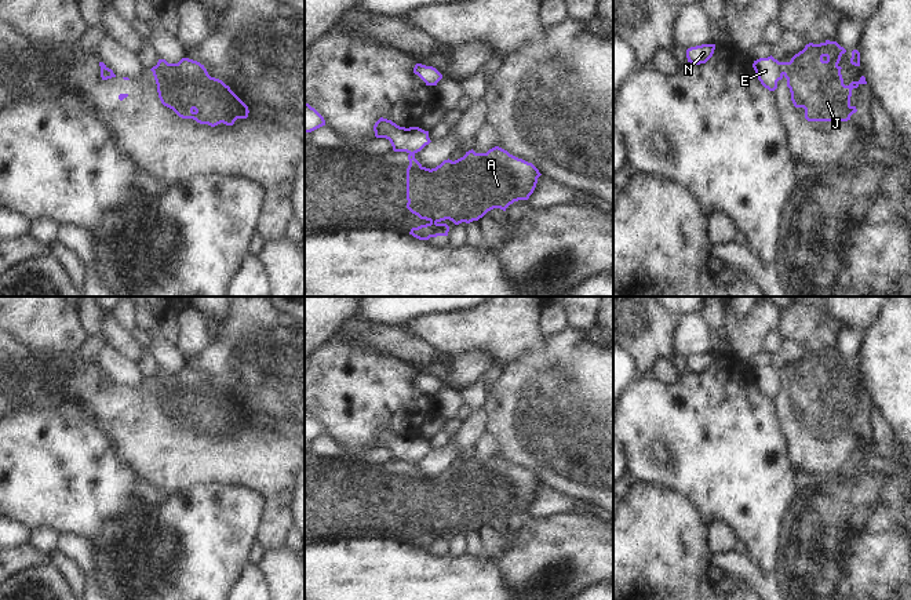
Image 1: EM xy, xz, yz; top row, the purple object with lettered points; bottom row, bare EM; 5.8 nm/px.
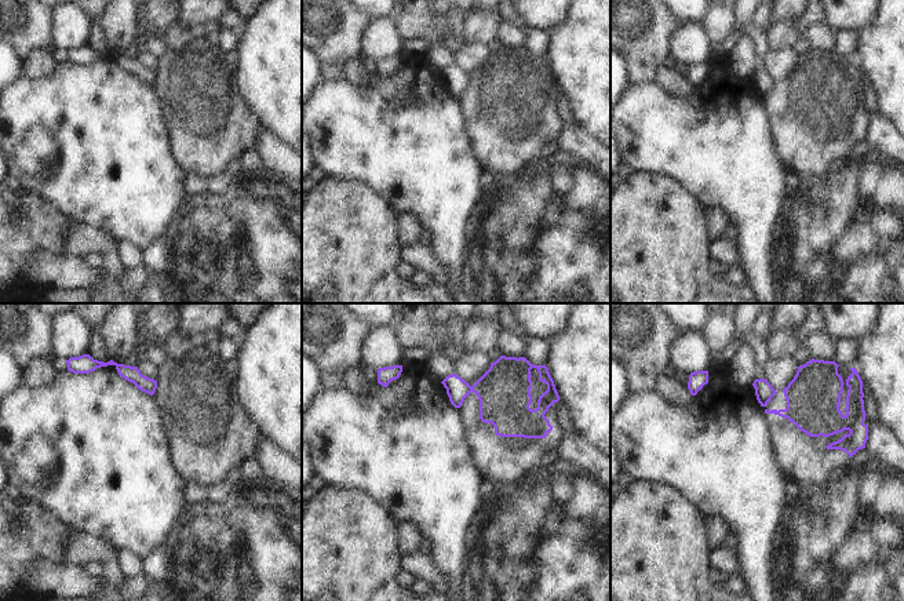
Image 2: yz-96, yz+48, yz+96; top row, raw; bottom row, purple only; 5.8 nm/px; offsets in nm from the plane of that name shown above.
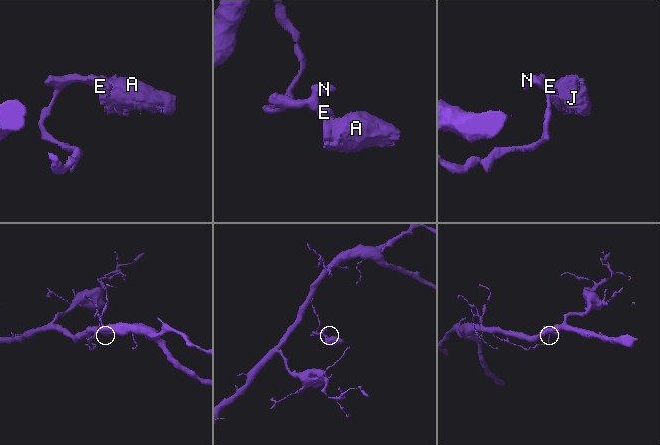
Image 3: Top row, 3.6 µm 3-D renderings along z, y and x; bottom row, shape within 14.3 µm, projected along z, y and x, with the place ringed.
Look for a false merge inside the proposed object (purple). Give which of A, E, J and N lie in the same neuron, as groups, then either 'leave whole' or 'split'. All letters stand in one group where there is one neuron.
A J / E N; split

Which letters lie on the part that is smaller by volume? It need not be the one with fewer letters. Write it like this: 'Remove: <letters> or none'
Remove: A, J

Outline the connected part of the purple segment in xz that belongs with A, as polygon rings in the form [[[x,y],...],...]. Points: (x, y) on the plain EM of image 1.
[[[495,455],[487,462],[475,462],[473,458],[455,470],[444,469],[436,477],[423,476],[415,463],[408,463],[409,474],[407,477],[407,517],[426,528],[426,534],[412,537],[409,543],[419,549],[430,546],[448,545],[449,535],[445,528],[455,534],[478,530],[493,517],[506,517],[518,509],[528,509],[533,502],[539,479],[522,468],[510,463],[507,459]]]

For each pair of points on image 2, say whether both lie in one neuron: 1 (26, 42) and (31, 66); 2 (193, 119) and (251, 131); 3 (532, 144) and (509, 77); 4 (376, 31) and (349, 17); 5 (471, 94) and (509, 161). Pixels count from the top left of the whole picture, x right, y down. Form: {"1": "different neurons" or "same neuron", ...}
{"1": "different neurons", "2": "same neuron", "3": "same neuron", "4": "different neurons", "5": "same neuron"}

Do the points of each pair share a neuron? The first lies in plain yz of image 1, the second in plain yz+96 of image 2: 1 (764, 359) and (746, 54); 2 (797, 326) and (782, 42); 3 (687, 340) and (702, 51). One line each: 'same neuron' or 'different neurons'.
1: same neuron
2: same neuron
3: same neuron

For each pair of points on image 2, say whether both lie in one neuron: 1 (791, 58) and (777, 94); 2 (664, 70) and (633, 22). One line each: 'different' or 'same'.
1: different
2: different

